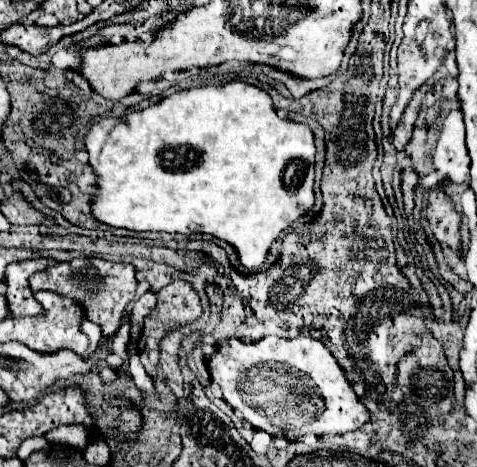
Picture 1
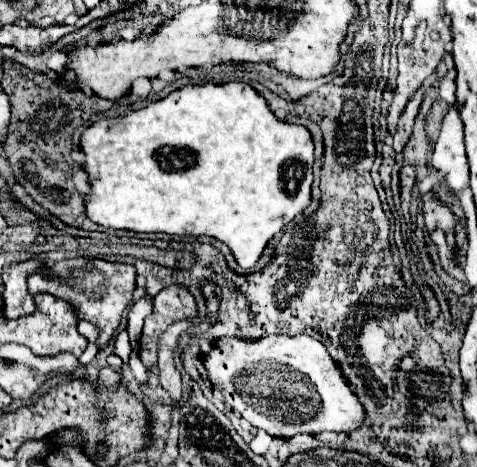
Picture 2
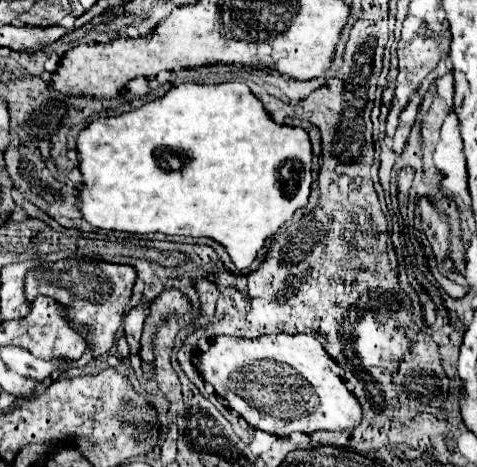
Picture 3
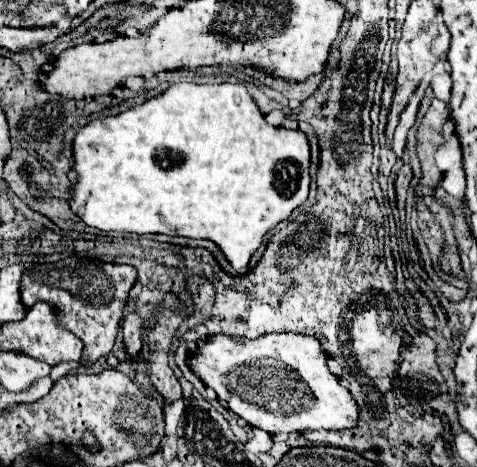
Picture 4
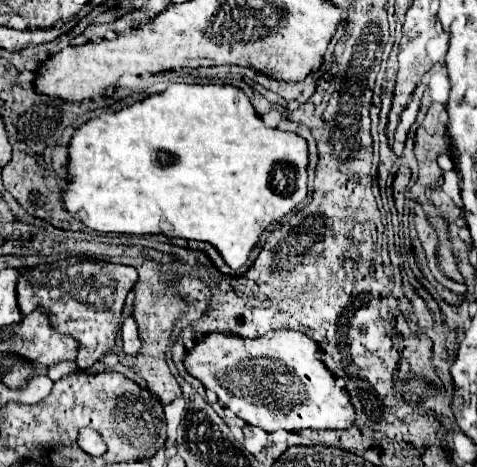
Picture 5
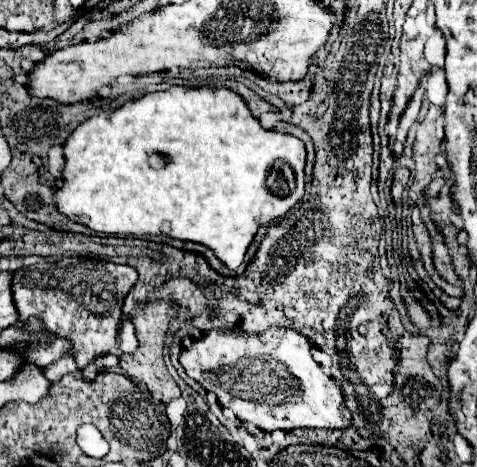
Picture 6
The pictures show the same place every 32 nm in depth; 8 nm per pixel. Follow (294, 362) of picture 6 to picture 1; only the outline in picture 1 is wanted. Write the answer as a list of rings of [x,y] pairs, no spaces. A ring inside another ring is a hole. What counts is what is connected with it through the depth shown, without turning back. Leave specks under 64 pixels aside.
[[[266,336],[266,338],[258,340],[258,342],[248,342],[248,344],[242,342],[242,340],[230,338],[226,346],[218,346],[218,348],[216,348],[216,352],[206,360],[206,366],[208,366],[208,372],[210,372],[212,382],[216,382],[216,384],[224,390],[224,400],[226,400],[236,412],[240,412],[240,414],[244,416],[244,420],[248,420],[256,430],[264,430],[264,432],[268,432],[270,436],[294,440],[294,438],[300,436],[300,434],[316,434],[316,436],[320,436],[320,434],[344,434],[344,432],[358,430],[358,428],[364,426],[364,424],[368,422],[368,418],[370,418],[366,406],[364,406],[364,404],[358,400],[358,396],[354,394],[354,390],[352,390],[352,386],[350,386],[350,382],[348,382],[344,370],[338,366],[338,362],[334,360],[334,356],[328,352],[328,348],[326,348],[320,340],[310,338],[310,336],[298,336],[298,338],[292,338],[292,340],[280,338],[280,336]]]

